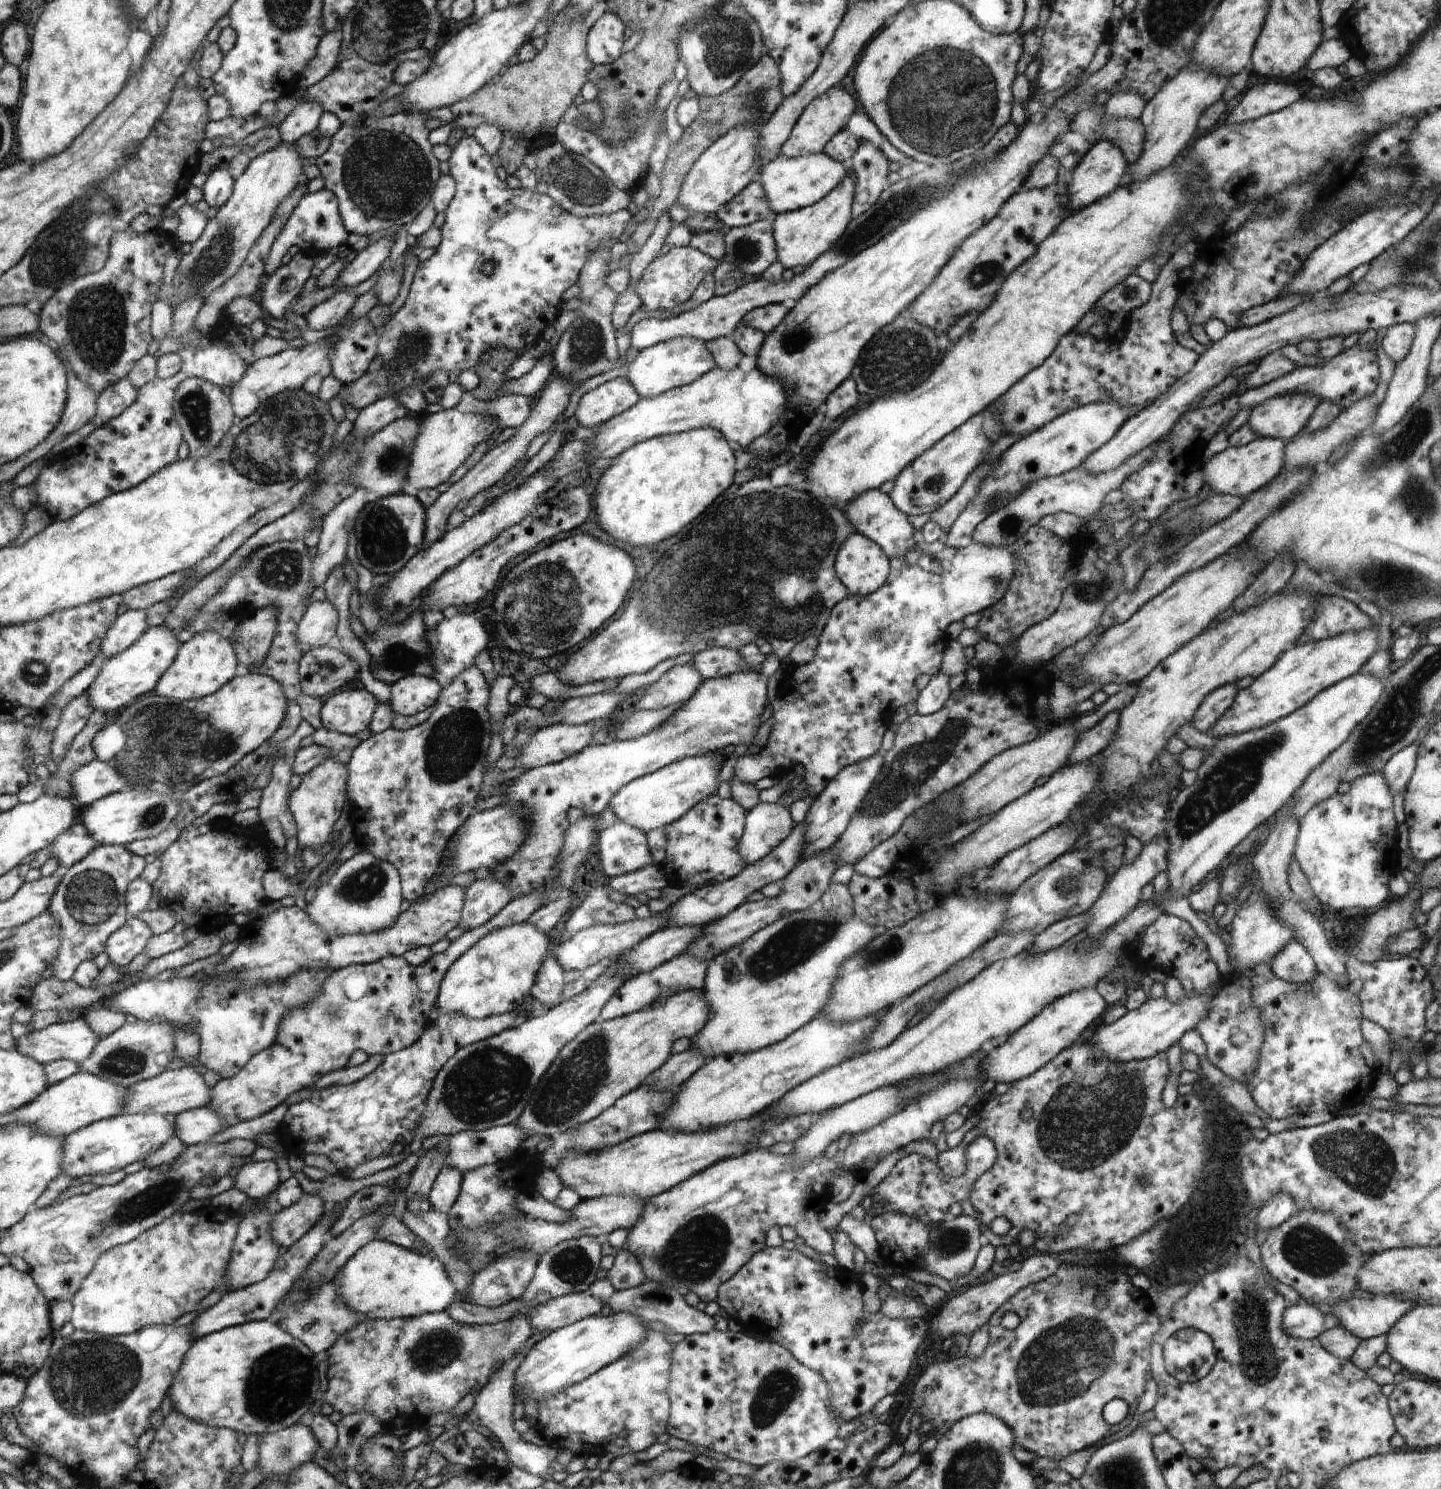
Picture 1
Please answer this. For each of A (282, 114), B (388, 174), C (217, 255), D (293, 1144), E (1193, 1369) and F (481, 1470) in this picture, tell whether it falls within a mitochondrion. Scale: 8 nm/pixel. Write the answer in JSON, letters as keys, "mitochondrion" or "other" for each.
{"A":"other","B":"mitochondrion","C":"mitochondrion","D":"other","E":"other","F":"other"}

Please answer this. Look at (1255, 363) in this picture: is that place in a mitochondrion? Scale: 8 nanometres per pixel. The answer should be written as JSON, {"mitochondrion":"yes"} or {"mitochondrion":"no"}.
{"mitochondrion":"no"}

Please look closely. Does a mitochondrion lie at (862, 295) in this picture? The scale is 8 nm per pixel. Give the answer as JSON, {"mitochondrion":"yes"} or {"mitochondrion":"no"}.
{"mitochondrion":"no"}

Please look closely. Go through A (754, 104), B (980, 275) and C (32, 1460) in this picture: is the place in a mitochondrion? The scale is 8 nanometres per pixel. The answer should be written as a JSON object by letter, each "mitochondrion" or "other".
{"A":"mitochondrion","B":"mitochondrion","C":"other"}

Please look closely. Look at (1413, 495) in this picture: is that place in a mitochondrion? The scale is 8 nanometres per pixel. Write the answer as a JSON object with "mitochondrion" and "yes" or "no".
{"mitochondrion":"yes"}

